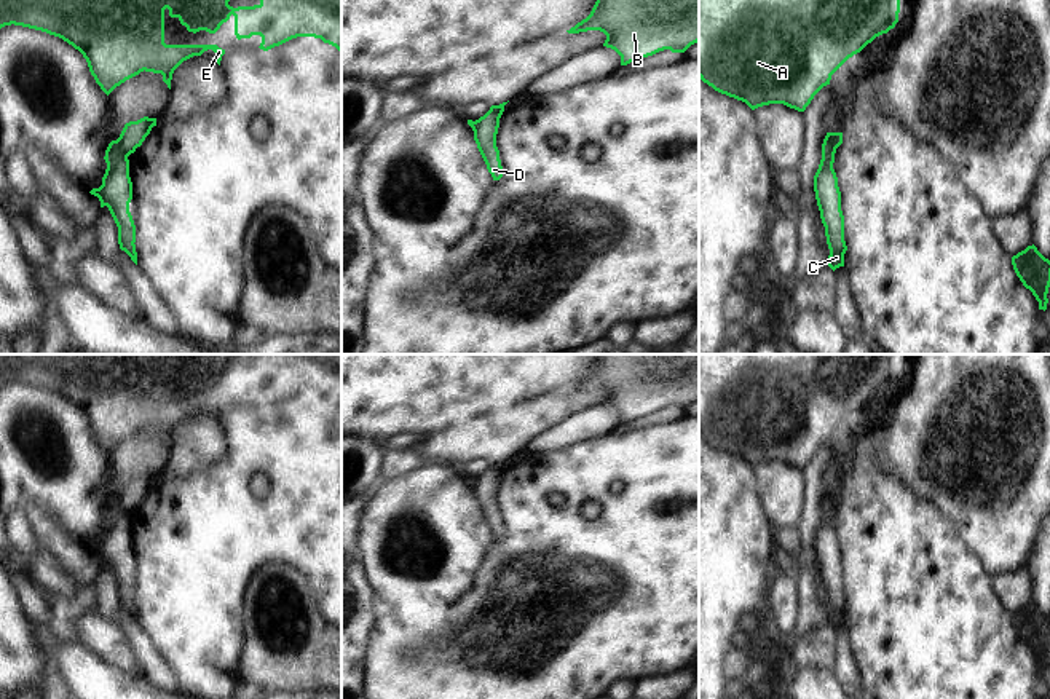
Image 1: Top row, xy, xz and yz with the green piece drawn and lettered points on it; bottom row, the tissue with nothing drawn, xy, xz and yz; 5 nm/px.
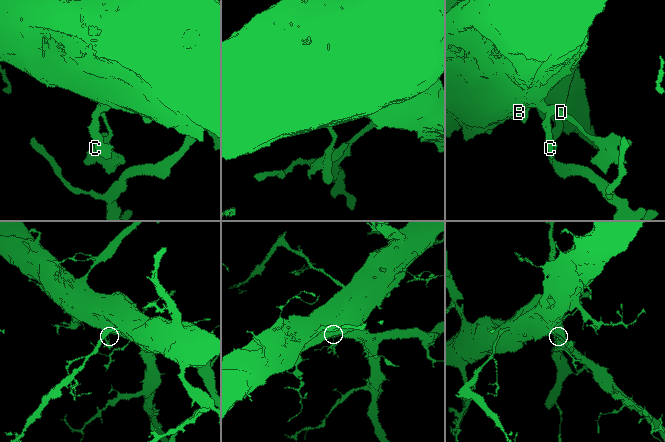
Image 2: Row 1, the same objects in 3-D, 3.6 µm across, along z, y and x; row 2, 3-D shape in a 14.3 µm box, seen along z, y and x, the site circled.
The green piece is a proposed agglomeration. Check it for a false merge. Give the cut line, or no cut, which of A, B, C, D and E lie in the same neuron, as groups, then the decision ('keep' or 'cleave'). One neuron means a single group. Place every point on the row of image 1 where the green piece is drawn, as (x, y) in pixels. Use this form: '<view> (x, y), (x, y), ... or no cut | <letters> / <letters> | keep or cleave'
xy (115, 141), (126, 157) | A B D E / C | cleave

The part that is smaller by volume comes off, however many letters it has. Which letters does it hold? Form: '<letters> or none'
C.

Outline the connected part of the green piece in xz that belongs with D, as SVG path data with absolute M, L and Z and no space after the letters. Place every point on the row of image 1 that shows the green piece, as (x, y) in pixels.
M507 102L491 105L490 110L484 116L476 120L472 126L474 140L493 180L499 180L503 177L499 150L496 147L496 134L499 128L499 118L504 112L506 104Z

